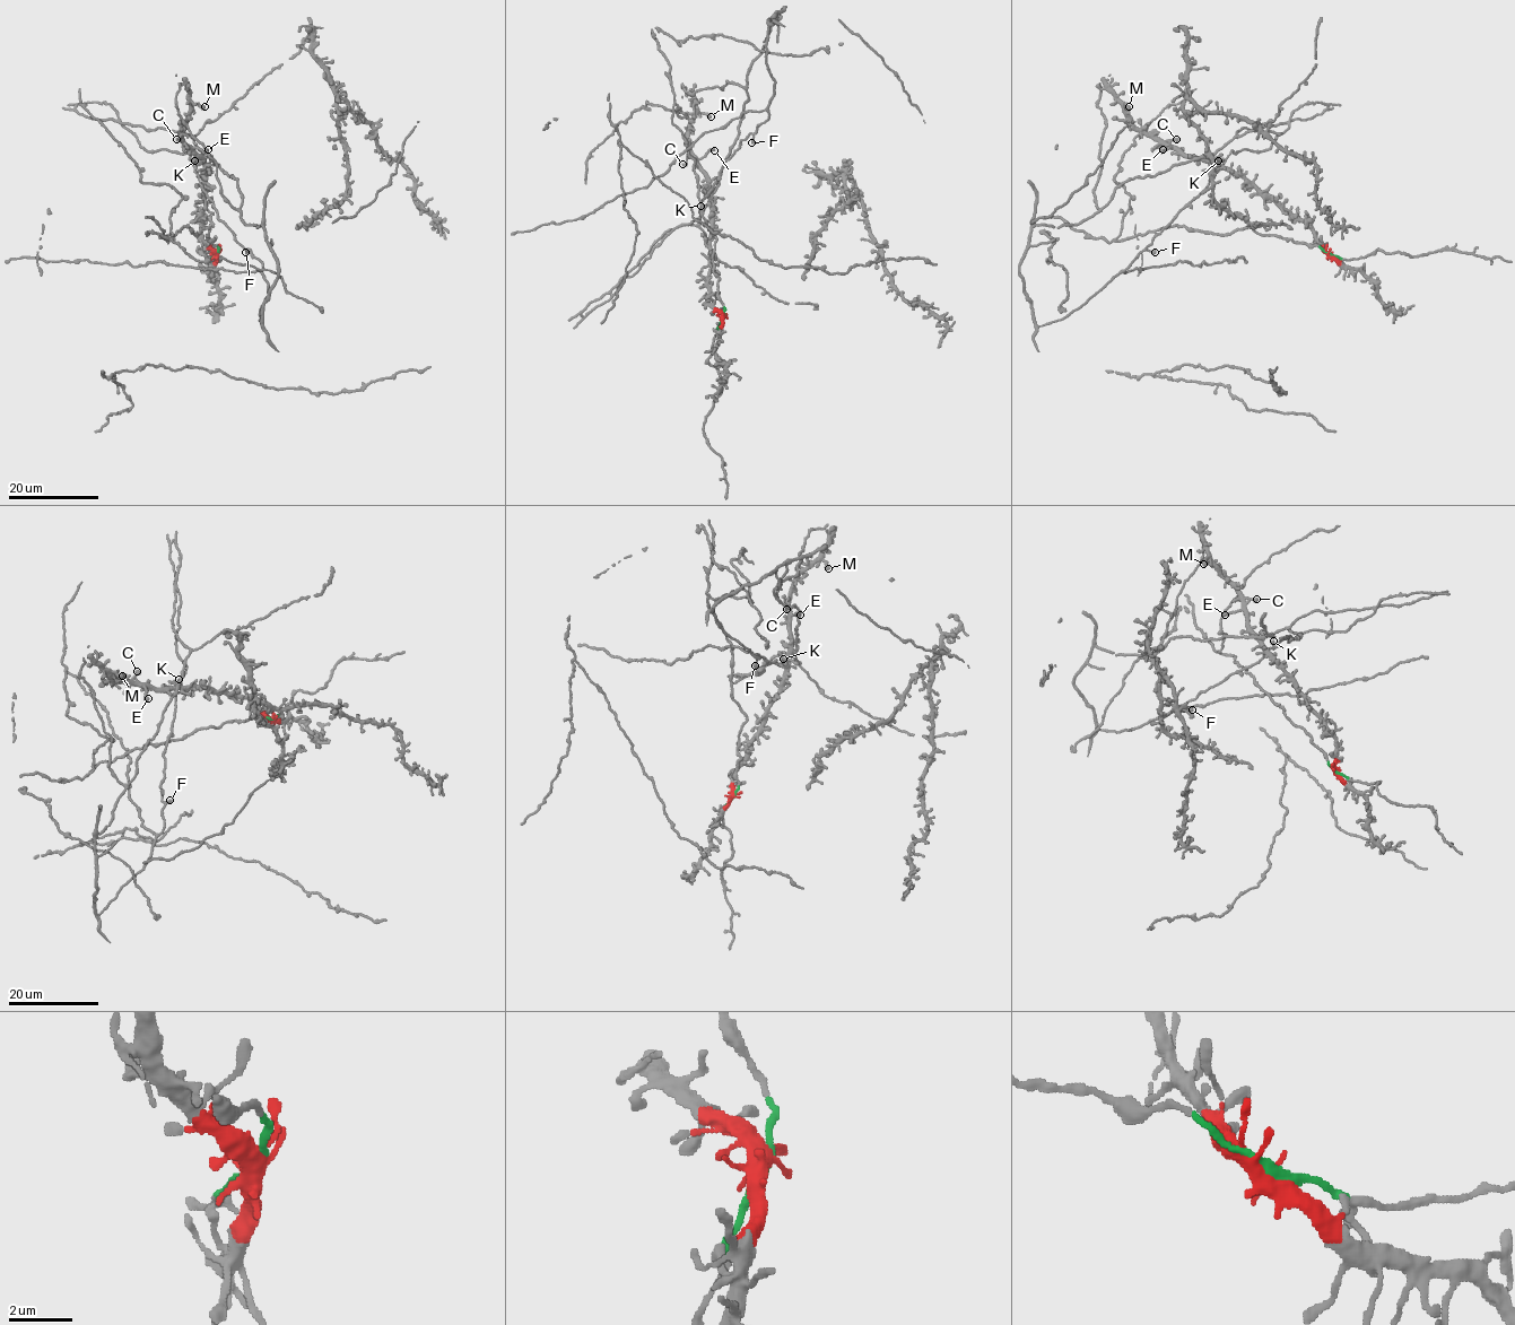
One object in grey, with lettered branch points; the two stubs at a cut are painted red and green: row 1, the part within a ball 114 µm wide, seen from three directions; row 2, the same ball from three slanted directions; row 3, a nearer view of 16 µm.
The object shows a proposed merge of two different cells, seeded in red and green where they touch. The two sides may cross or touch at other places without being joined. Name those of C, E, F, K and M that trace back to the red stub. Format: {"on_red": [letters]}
{"on_red": ["C", "E", "F", "K", "M"]}

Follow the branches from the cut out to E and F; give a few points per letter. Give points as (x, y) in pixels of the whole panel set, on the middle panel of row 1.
E: (722, 317), (707, 301), (711, 197), (707, 175), (698, 159), (714, 149)
F: (722, 317), (707, 294), (708, 195), (696, 225), (669, 229), (627, 273), (701, 217), (723, 162), (751, 142)

